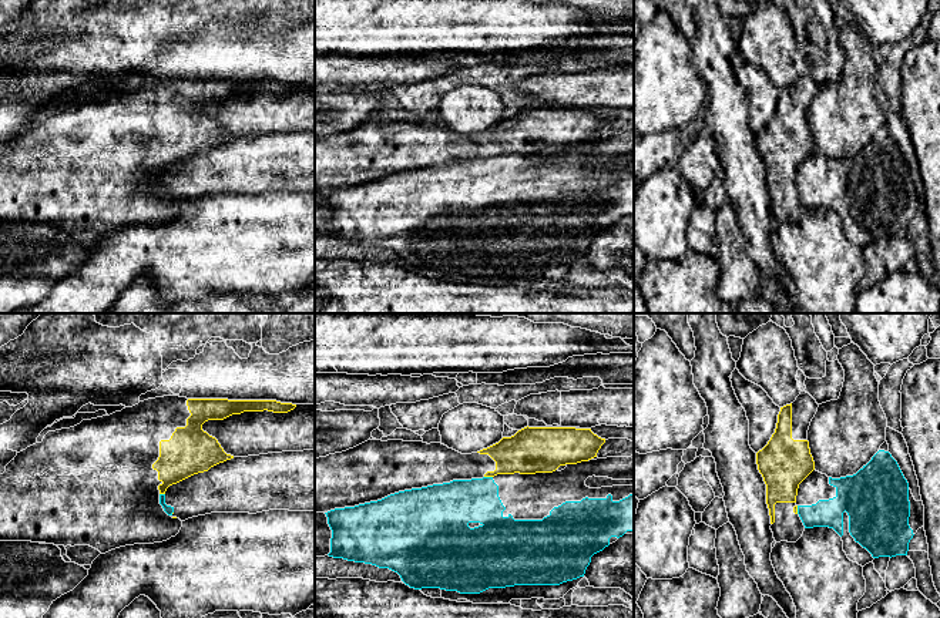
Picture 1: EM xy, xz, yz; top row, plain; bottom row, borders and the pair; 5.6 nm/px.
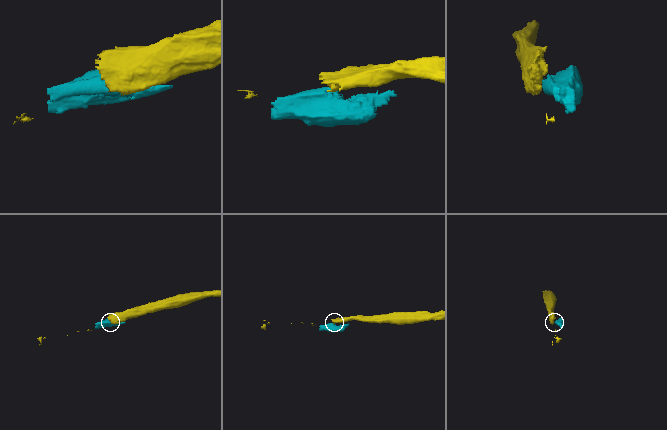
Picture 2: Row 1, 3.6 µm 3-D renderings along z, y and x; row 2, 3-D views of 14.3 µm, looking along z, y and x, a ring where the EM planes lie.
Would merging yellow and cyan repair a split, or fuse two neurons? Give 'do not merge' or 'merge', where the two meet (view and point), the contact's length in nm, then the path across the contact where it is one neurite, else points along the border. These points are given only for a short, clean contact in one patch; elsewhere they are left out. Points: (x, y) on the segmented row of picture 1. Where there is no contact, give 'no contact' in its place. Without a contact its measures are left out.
do not merge; contact xz (489, 476); length 50 nm

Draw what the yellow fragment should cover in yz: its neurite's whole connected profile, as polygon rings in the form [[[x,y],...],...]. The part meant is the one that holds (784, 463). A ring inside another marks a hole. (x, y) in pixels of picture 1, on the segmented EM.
[[[806,392],[780,407],[775,433],[756,453],[758,470],[766,484],[771,530],[776,543],[796,543],[805,525],[798,514],[799,484],[815,470],[808,430],[819,404]]]

